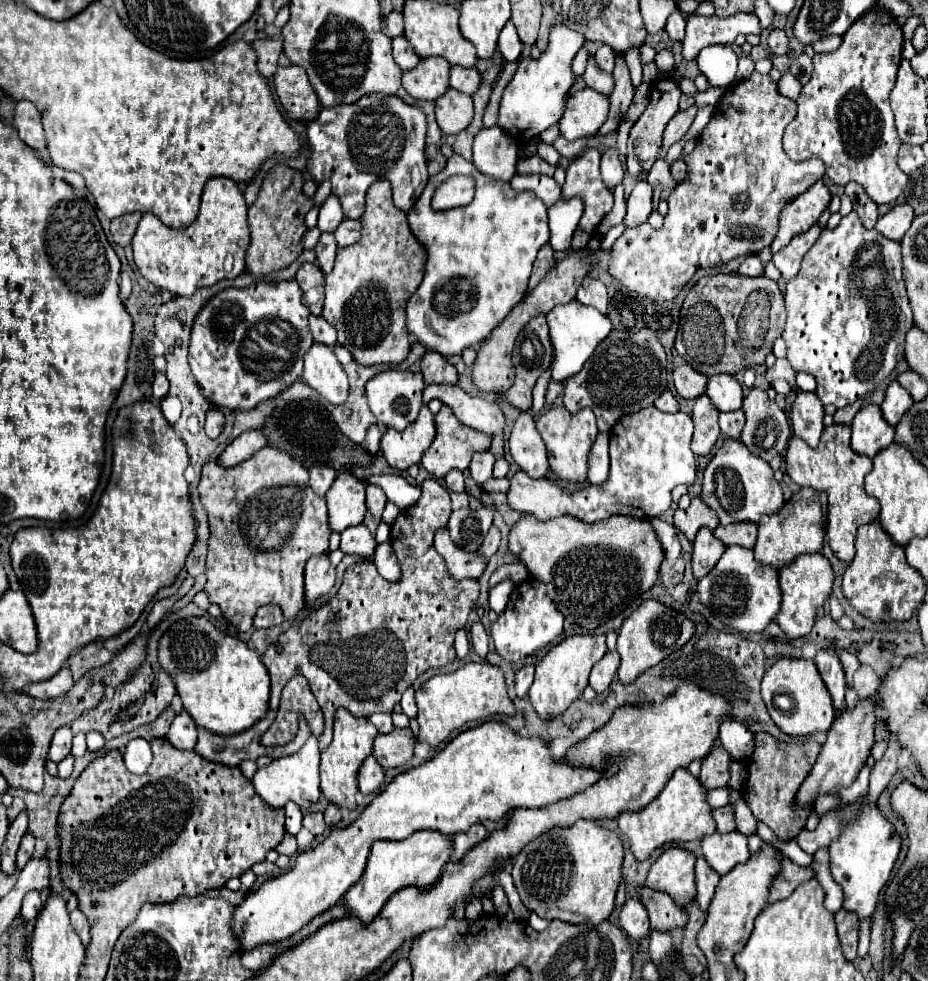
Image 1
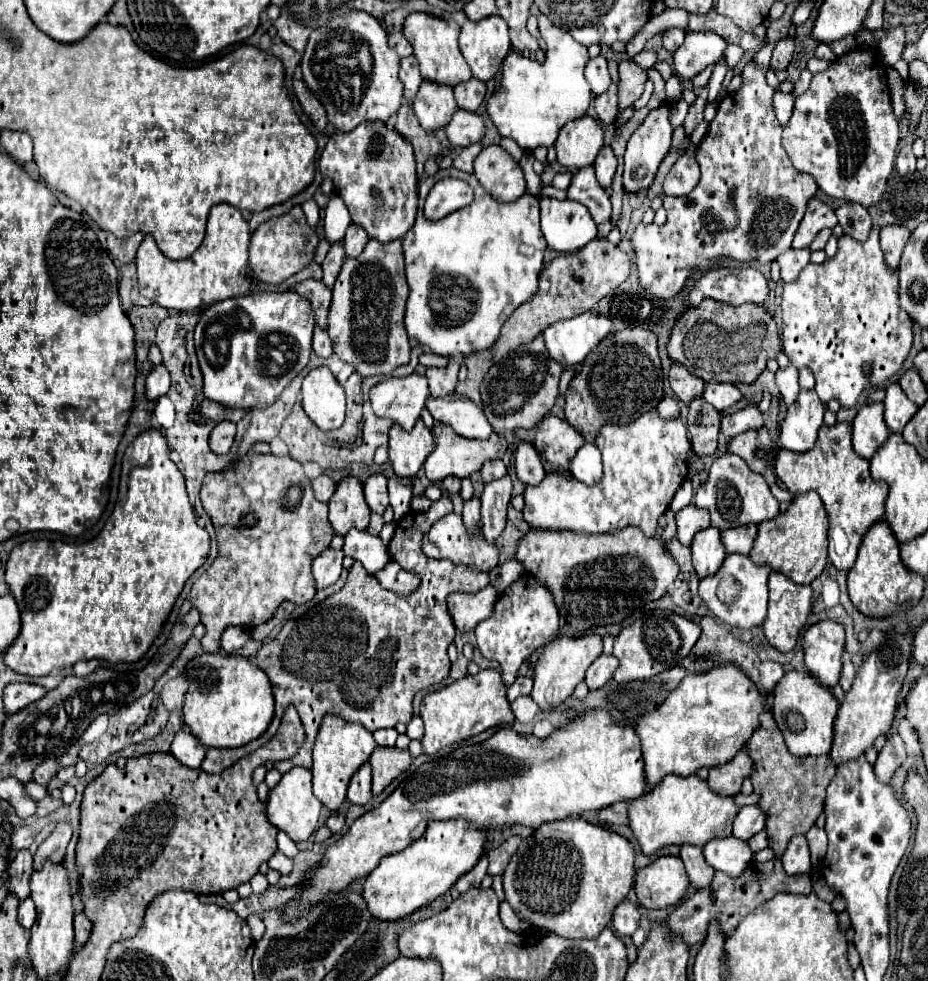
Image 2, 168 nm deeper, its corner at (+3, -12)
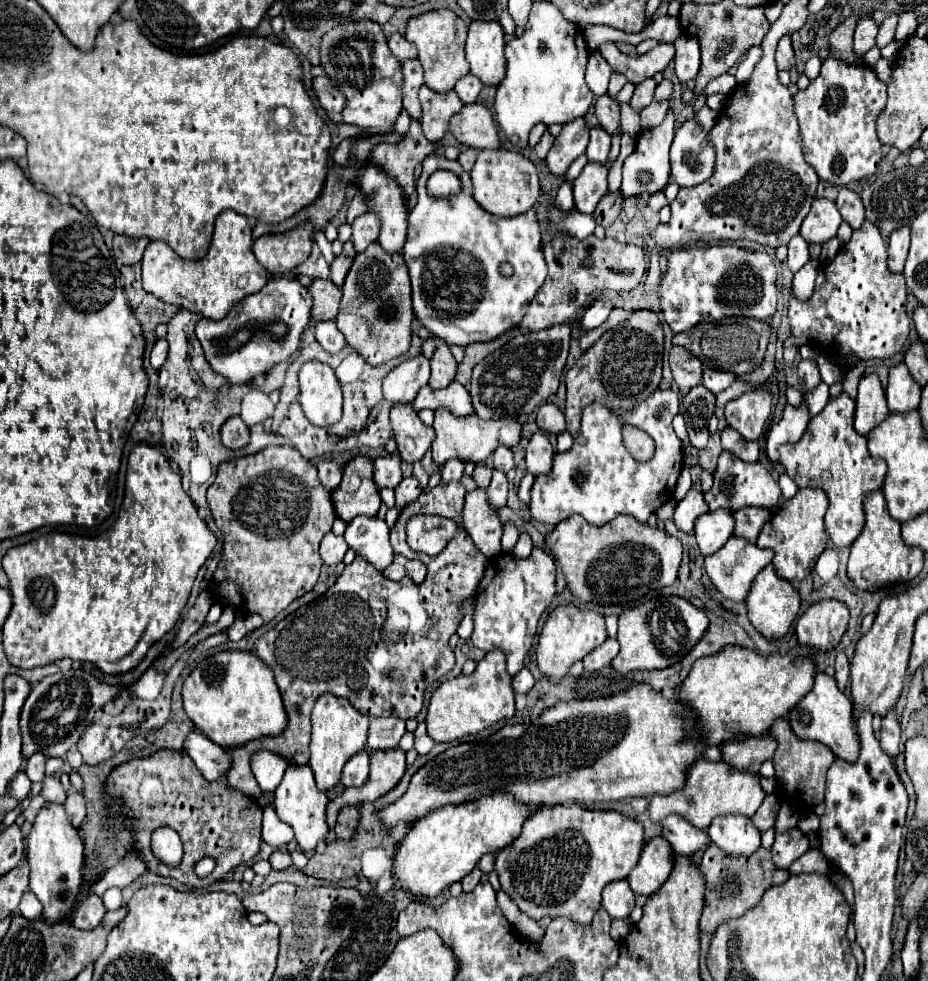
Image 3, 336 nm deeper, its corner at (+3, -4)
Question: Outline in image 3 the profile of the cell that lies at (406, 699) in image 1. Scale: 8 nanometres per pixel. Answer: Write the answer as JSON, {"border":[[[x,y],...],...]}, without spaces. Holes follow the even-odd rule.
{"border":[[[421,721],[419,725],[417,725],[417,729],[415,729],[415,749],[417,749],[417,753],[421,753],[421,755],[425,755],[425,753],[429,753],[431,751],[431,747],[433,747],[435,743],[431,741],[431,737],[427,735],[427,727],[425,727],[425,721]]]}

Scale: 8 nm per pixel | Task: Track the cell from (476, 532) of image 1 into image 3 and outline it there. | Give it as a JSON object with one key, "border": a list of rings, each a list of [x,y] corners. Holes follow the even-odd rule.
{"border":[[[477,465],[475,471],[473,471],[473,481],[475,481],[477,489],[487,489],[487,485],[491,481],[491,469],[487,469],[483,465]]]}

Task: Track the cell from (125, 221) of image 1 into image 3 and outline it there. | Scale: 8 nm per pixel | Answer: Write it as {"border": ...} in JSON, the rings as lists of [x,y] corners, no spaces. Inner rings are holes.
{"border":[[[115,235],[113,239],[113,253],[115,253],[115,259],[123,265],[133,265],[133,263],[139,263],[141,257],[143,257],[143,251],[145,251],[145,245],[149,241],[139,237],[139,239],[131,239],[131,237],[125,237],[125,235]]]}

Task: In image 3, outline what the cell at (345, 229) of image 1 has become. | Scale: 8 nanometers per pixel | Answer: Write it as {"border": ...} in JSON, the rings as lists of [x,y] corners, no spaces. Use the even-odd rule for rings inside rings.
{"border":[[[363,213],[359,217],[355,217],[355,221],[351,223],[353,227],[353,245],[359,251],[365,251],[369,247],[369,243],[377,241],[379,237],[379,219],[373,213]]]}

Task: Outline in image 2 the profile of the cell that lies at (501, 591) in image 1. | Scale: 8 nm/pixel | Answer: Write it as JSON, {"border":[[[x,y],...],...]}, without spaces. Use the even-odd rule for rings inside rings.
{"border":[[[509,559],[509,561],[497,565],[495,569],[489,571],[489,575],[491,575],[491,585],[493,585],[497,591],[501,591],[501,589],[505,589],[505,585],[509,585],[509,581],[521,577],[523,573],[525,573],[523,563],[517,561],[517,559]]]}

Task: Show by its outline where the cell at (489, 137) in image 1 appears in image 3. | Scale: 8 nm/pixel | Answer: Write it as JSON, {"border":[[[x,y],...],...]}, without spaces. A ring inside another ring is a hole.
{"border":[[[503,147],[501,149],[483,149],[477,155],[471,177],[473,177],[473,195],[477,203],[495,215],[513,217],[517,213],[529,211],[537,203],[537,195],[539,195],[537,169],[521,153],[515,153]]]}

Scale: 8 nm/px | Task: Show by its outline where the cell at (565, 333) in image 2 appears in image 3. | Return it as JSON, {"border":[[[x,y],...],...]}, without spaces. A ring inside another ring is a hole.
{"border":[[[595,301],[591,307],[585,309],[585,315],[579,319],[579,327],[581,331],[591,331],[591,329],[597,329],[599,325],[603,325],[611,313],[613,305],[609,301]]]}

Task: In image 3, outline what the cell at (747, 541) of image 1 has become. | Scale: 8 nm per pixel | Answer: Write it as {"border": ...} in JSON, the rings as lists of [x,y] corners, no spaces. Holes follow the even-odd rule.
{"border":[[[739,509],[737,513],[733,513],[735,519],[735,535],[755,543],[763,523],[769,519],[769,511],[767,509]]]}

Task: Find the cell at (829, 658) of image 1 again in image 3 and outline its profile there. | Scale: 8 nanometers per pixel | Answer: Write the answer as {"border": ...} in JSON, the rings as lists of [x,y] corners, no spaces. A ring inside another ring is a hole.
{"border":[[[823,599],[813,603],[797,621],[795,633],[801,647],[827,653],[839,645],[847,631],[849,609],[837,599]]]}

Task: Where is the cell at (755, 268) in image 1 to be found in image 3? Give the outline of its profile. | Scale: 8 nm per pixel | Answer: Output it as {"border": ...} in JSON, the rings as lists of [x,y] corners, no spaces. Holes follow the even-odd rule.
{"border":[[[715,245],[715,247],[691,247],[691,249],[673,249],[669,253],[669,269],[661,281],[659,297],[661,311],[673,333],[689,331],[699,321],[719,321],[723,317],[743,315],[755,319],[771,319],[777,303],[775,287],[775,263],[767,253],[747,253],[735,245]]]}

